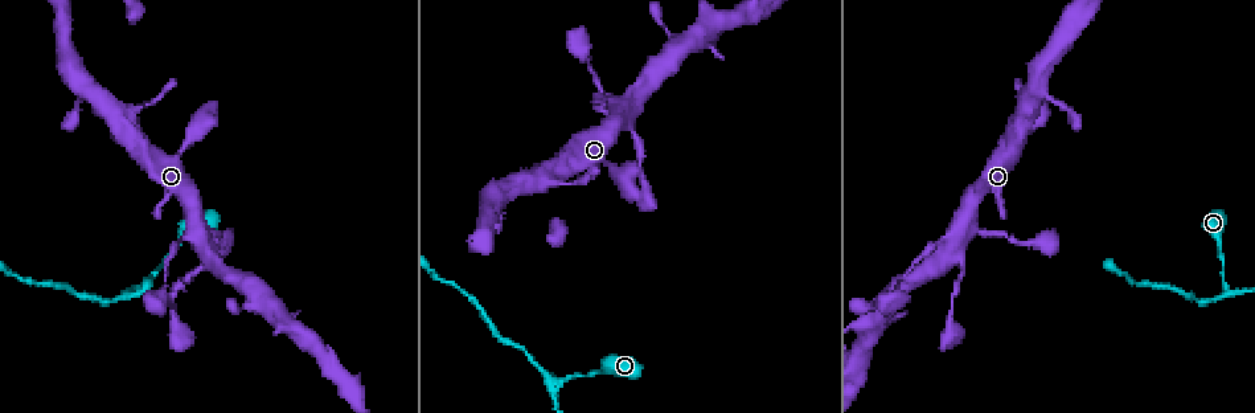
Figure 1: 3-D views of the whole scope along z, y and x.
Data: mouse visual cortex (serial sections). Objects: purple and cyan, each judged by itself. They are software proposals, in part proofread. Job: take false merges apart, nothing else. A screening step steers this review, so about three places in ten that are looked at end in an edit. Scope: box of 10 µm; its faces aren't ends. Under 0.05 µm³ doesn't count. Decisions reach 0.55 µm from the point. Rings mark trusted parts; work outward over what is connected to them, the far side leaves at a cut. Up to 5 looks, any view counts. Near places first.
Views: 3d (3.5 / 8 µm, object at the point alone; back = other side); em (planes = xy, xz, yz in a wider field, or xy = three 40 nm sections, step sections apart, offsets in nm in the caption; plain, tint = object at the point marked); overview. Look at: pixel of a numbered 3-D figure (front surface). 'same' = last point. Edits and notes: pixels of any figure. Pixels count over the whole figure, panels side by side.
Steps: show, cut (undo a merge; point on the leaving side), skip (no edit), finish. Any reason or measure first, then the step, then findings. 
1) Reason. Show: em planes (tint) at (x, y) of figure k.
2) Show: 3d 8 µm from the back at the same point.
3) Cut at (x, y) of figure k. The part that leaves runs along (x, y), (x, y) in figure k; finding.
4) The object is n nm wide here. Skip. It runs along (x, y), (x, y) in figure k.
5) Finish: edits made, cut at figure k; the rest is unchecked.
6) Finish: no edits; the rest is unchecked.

Show: 3d 3.5 µm at (957, 238) of figure 1.

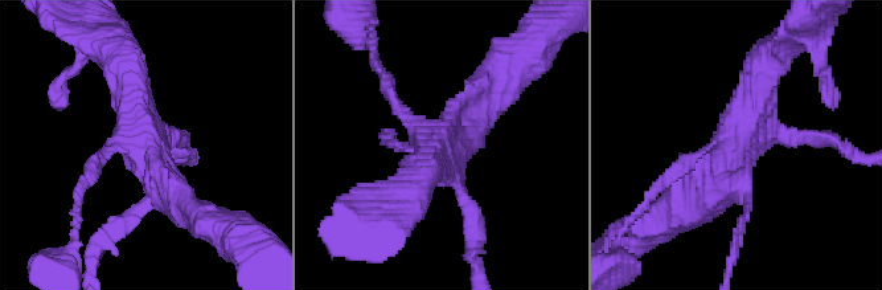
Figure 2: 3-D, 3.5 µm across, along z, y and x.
Shape alone is not enough. Show: em xy step 3 (tint) at (439, 139) of figure 2.

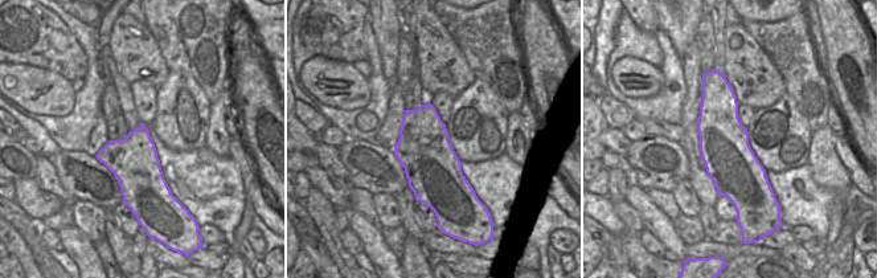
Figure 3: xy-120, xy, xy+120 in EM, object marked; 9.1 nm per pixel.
The object is 500 nm wide here. Skip. It runs along (764, 66), (725, 176), (694, 209) in figure 2; all the same cell.

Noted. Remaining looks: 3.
A fork. Show: 3d 3.5 µm at (1231, 292) of figure 1.

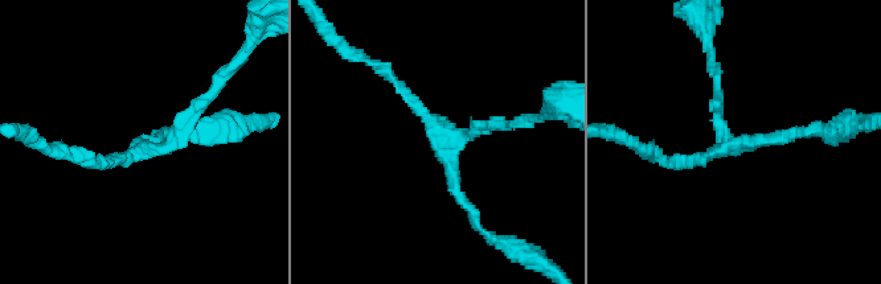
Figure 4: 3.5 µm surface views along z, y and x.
Show: em xy step 3 (tint) at (462, 135) of figure 4.

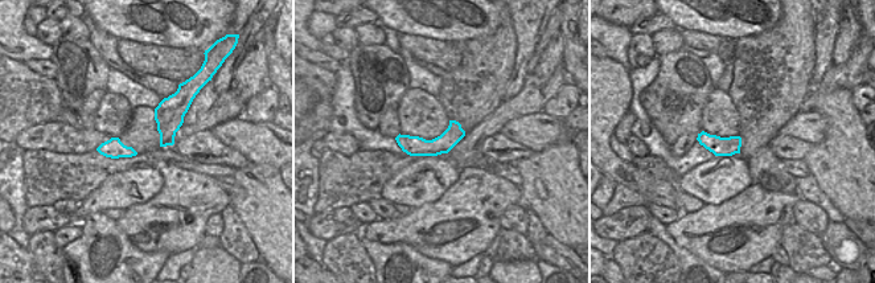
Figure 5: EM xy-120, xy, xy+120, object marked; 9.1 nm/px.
3 arms meet here; the arms are 150, 150, 150 nm wide. Skip. It runs along (221, 81), (168, 147), (99, 163) in figure 4; one cell here.

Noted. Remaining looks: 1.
Finish: no edits; the rest is unchecked.

